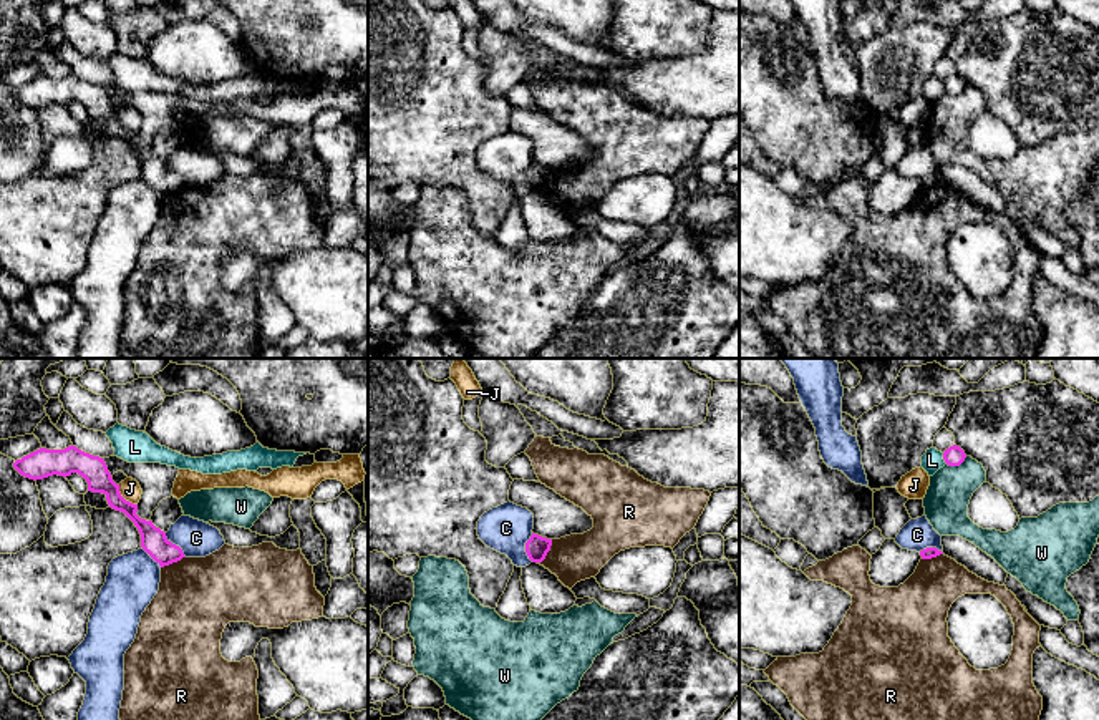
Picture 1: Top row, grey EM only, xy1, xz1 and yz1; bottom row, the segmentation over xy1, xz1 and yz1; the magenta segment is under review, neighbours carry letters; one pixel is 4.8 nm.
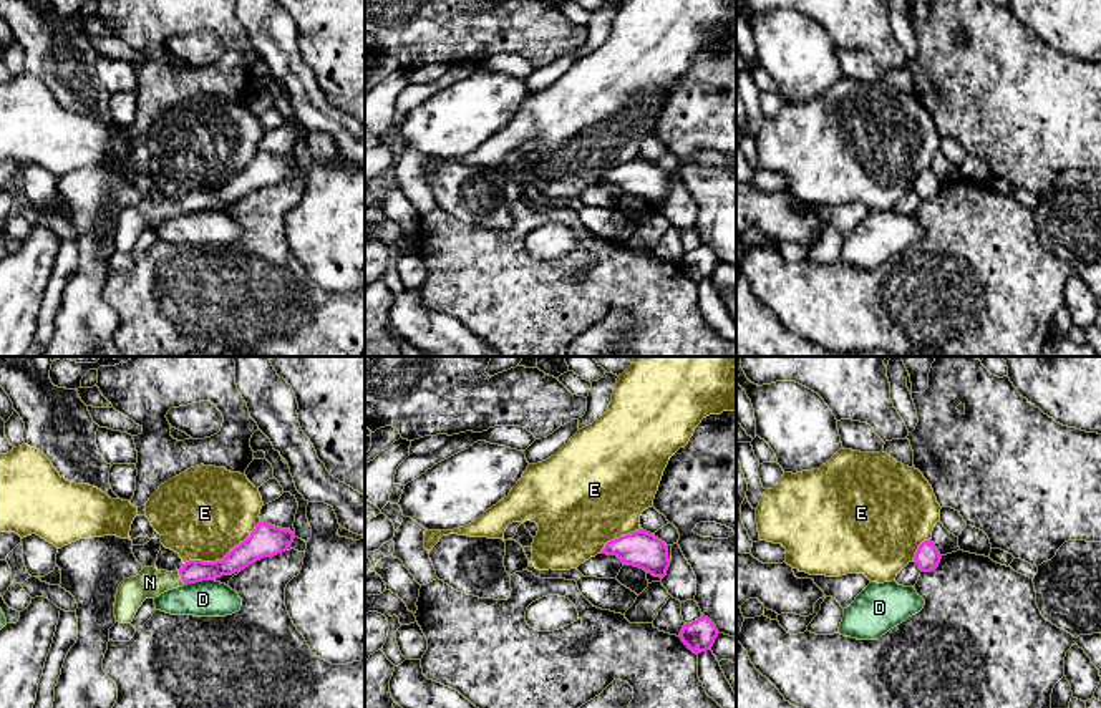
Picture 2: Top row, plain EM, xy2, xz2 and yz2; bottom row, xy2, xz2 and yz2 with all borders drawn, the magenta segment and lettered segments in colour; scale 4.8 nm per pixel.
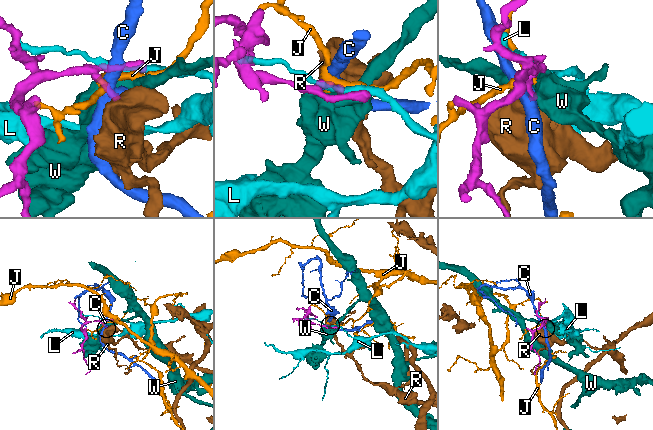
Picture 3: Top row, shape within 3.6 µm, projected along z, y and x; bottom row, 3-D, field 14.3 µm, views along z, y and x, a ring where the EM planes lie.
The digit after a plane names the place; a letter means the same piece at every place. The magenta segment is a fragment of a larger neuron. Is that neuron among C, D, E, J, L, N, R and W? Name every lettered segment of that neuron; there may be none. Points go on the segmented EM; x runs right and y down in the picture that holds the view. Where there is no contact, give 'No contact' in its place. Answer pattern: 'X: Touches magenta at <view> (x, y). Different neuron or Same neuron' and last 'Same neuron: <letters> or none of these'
C: Touches magenta at xy1 (174, 544). Different neuron
D: Touches magenta at xy2 (198, 581). Different neuron
E: Touches magenta at xy2 (224, 557). Different neuron
J: Touches magenta at xy1 (123, 498). Different neuron
L: Touches magenta at yz1 (944, 458). Different neuron
N: Touches magenta at xy2 (181, 577). Same neuron
R: Touches magenta at xz1 (547, 551). Different neuron
W: Touches magenta at yz1 (957, 465). Different neuron
Same neuron: N

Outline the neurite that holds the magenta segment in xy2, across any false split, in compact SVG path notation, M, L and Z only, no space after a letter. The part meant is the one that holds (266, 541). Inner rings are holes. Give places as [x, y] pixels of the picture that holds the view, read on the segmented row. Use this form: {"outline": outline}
{"outline": "M259 522L250 536L235 546L222 560L189 560L179 570L167 572L156 567L143 567L136 577L124 579L116 594L114 617L119 623L131 623L146 599L221 575L232 575L250 564L285 552L295 539L290 529Z"}

